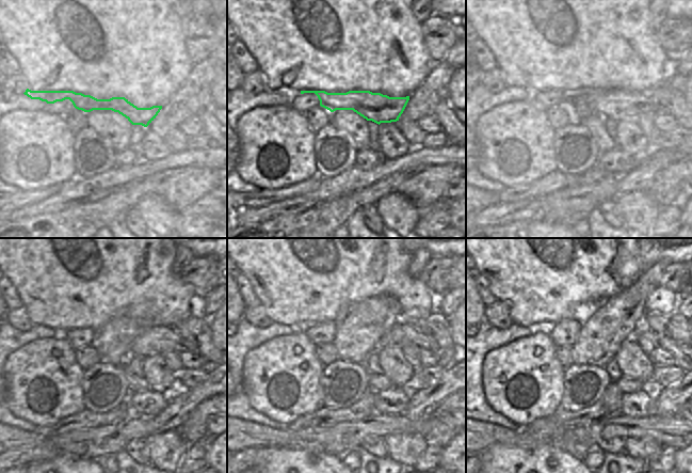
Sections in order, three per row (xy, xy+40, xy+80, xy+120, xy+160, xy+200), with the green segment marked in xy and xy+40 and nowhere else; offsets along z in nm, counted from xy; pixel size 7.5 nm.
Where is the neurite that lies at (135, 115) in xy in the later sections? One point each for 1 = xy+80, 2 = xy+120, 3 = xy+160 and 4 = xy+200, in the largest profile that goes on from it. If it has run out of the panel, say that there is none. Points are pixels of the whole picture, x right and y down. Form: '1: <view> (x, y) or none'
1: xy+80 (616, 105)
2: xy+120 (158, 340)
3: xy+160 (402, 332)
4: xy+200 (682, 353)

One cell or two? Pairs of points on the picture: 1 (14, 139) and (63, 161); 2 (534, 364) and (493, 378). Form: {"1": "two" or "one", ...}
{"1": "one", "2": "one"}

